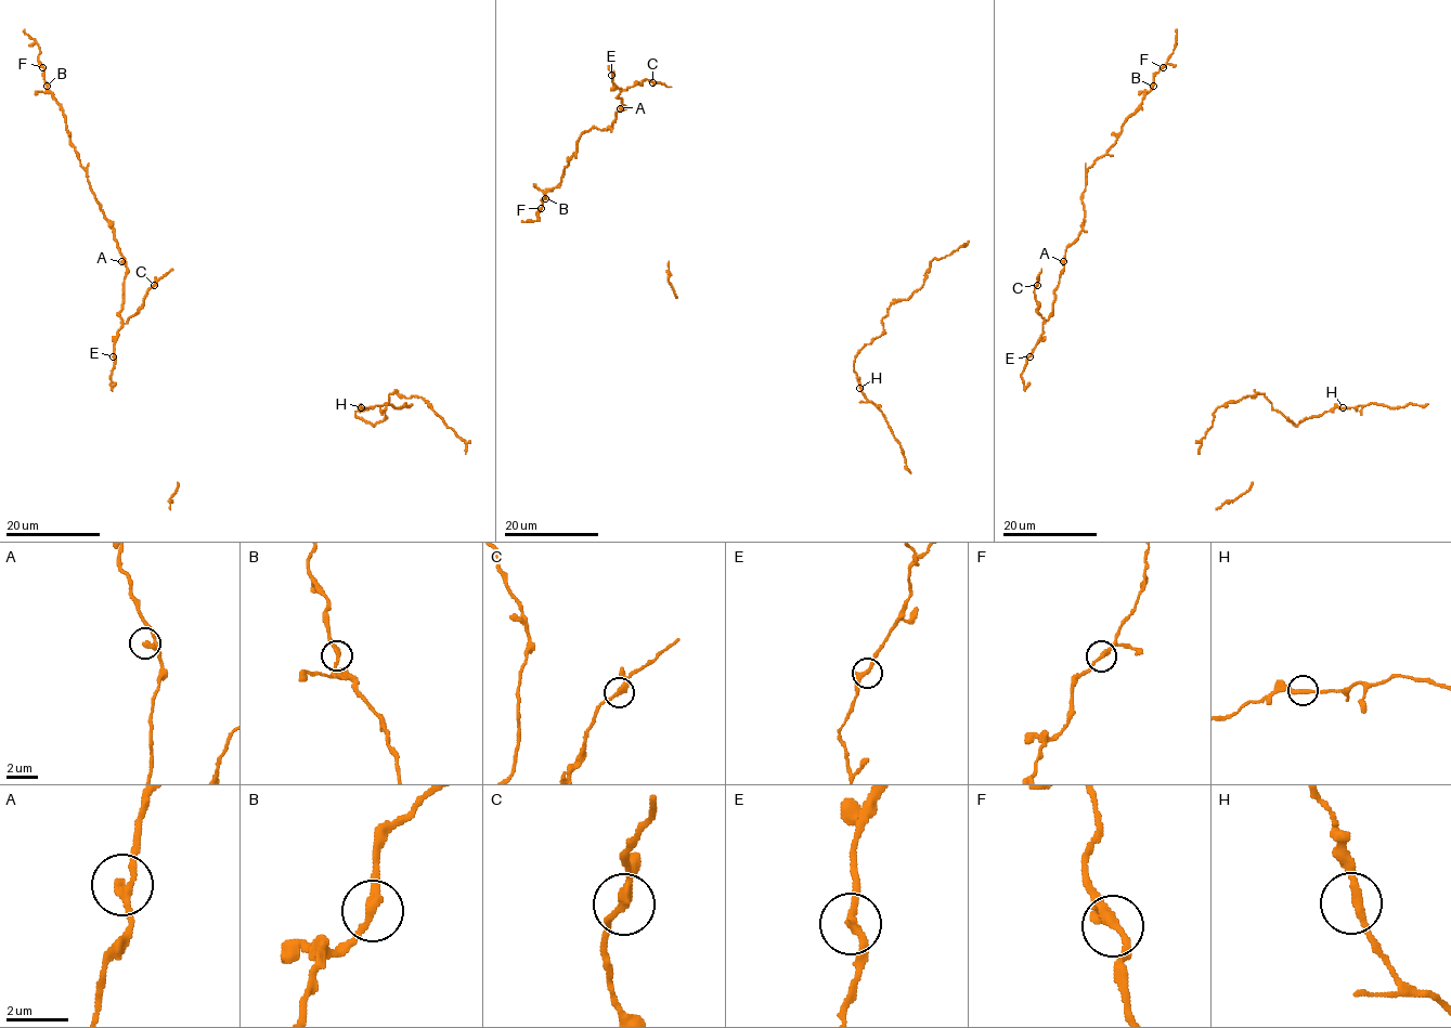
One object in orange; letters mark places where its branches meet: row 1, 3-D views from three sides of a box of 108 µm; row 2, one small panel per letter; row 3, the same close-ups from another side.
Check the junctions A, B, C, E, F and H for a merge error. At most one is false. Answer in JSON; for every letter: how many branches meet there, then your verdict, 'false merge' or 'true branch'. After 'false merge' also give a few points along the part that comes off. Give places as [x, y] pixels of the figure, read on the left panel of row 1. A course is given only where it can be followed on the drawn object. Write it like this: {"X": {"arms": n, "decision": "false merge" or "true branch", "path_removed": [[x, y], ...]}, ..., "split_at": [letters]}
{"A": {"arms": 2, "decision": "true branch"}, "B": {"arms": 2, "decision": "true branch"}, "C": {"arms": 2, "decision": "true branch"}, "E": {"arms": 2, "decision": "true branch"}, "F": {"arms": 2, "decision": "true branch"}, "H": {"arms": 2, "decision": "true branch"}, "split_at": []}

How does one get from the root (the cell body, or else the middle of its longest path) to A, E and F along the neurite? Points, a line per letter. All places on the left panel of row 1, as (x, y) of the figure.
A: (172, 270), (147, 291), (142, 308), (124, 323), (119, 314), (126, 267), (121, 261)
E: (172, 270), (147, 291), (142, 308), (122, 324), (114, 341), (113, 356)
F: (172, 270), (124, 323), (119, 314), (126, 261), (70, 143), (62, 108), (47, 91), (42, 67)

